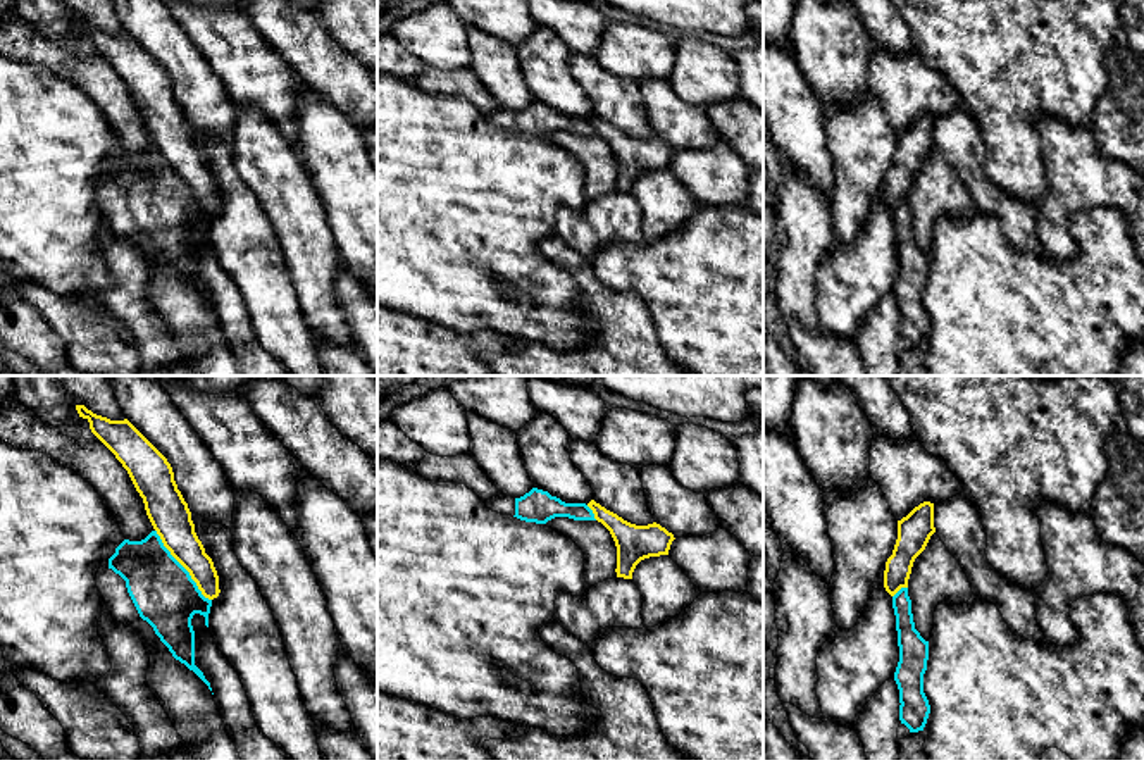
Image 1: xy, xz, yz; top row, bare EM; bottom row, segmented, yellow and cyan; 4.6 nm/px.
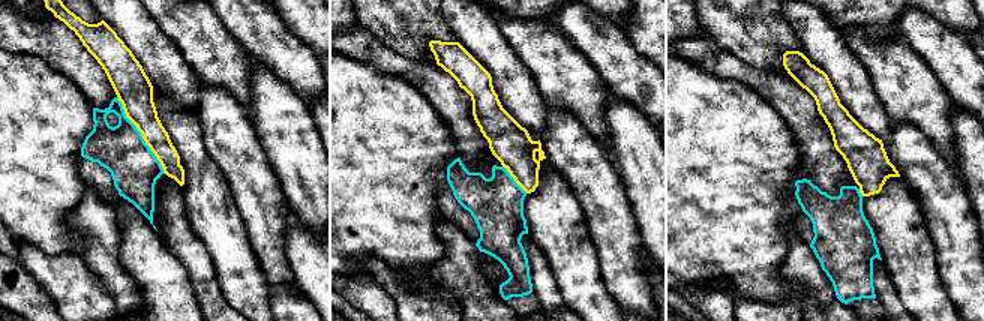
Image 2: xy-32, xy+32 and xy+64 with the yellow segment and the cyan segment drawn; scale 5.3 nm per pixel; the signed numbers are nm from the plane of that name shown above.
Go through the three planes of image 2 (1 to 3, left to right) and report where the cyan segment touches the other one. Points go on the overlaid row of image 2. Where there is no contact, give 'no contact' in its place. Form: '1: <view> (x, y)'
1: xy-32 (141, 134)
2: xy+32 (513, 177)
3: xy+64 (860, 191)

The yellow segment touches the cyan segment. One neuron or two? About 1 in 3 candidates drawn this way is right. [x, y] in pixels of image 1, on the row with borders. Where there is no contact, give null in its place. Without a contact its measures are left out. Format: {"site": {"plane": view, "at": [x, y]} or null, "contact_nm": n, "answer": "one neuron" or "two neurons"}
{"site": {"plane": "xy", "at": [181, 564]}, "contact_nm": 420, "answer": "two neurons"}

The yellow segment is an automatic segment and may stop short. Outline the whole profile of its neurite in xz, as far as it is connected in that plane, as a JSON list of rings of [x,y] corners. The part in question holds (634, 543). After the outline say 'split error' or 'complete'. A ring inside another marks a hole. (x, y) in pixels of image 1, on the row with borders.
[[[591,500],[588,507],[593,510],[594,519],[610,531],[615,541],[617,577],[632,579],[632,572],[641,560],[668,555],[670,545],[675,538],[660,524],[631,524],[594,500]]]; complete

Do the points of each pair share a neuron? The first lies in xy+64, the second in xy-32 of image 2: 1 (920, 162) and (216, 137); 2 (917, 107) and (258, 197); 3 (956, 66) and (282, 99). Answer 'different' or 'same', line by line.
1: same
2: different
3: different

